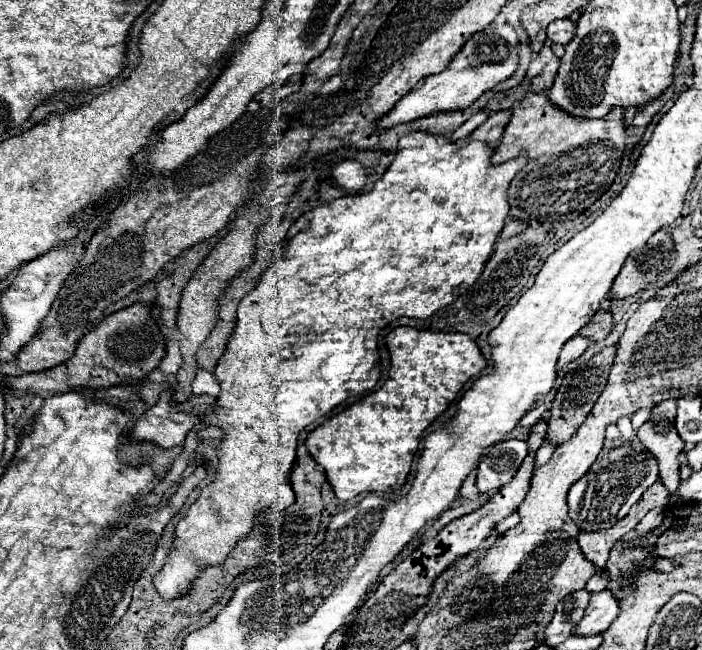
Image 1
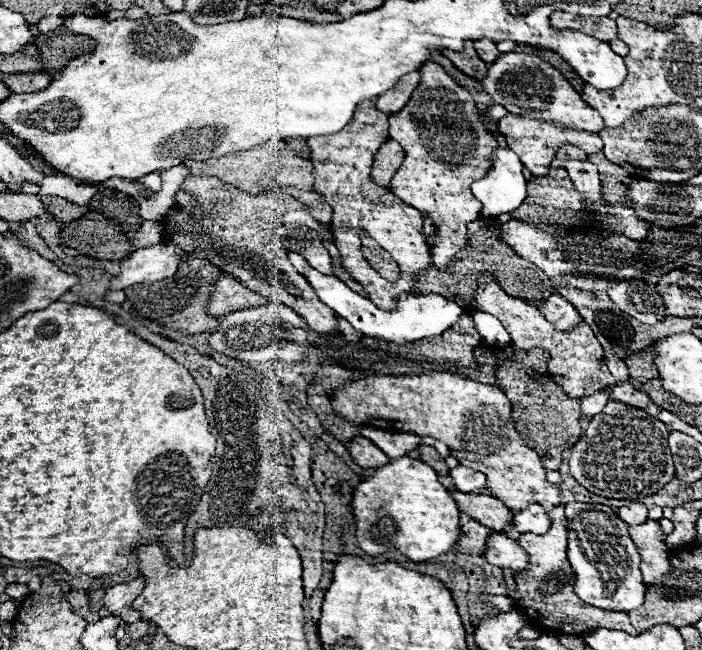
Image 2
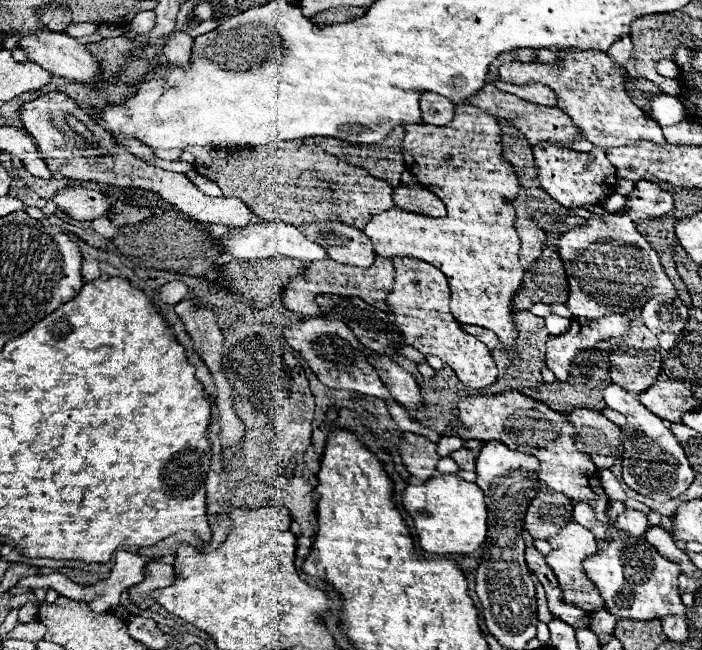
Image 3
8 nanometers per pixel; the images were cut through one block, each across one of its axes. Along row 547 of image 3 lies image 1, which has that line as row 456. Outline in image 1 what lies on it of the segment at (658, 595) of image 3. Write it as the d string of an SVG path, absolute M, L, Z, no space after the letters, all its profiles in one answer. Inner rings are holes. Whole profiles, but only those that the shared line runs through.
M616 448L606 460L596 460L592 468L582 476L568 492L568 516L578 524L580 530L602 530L622 520L630 506L640 500L644 490L658 478L658 464L644 448Z

